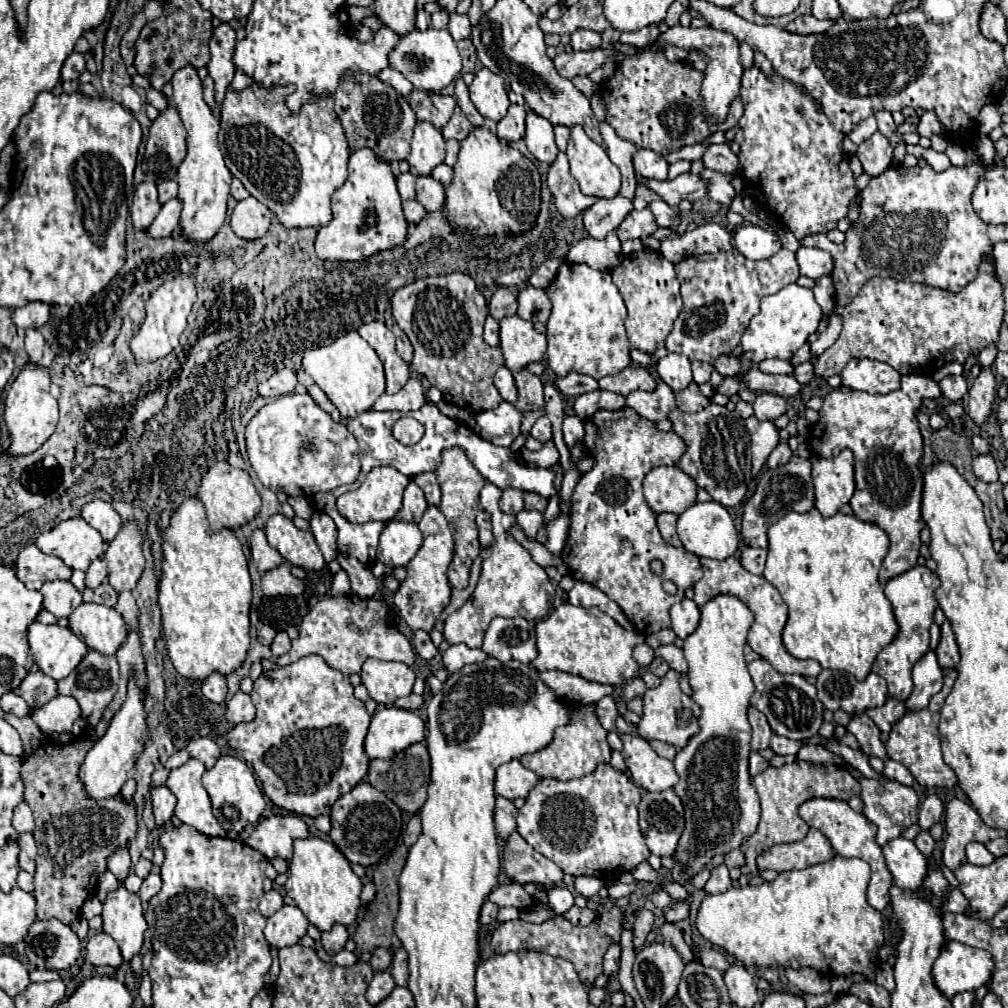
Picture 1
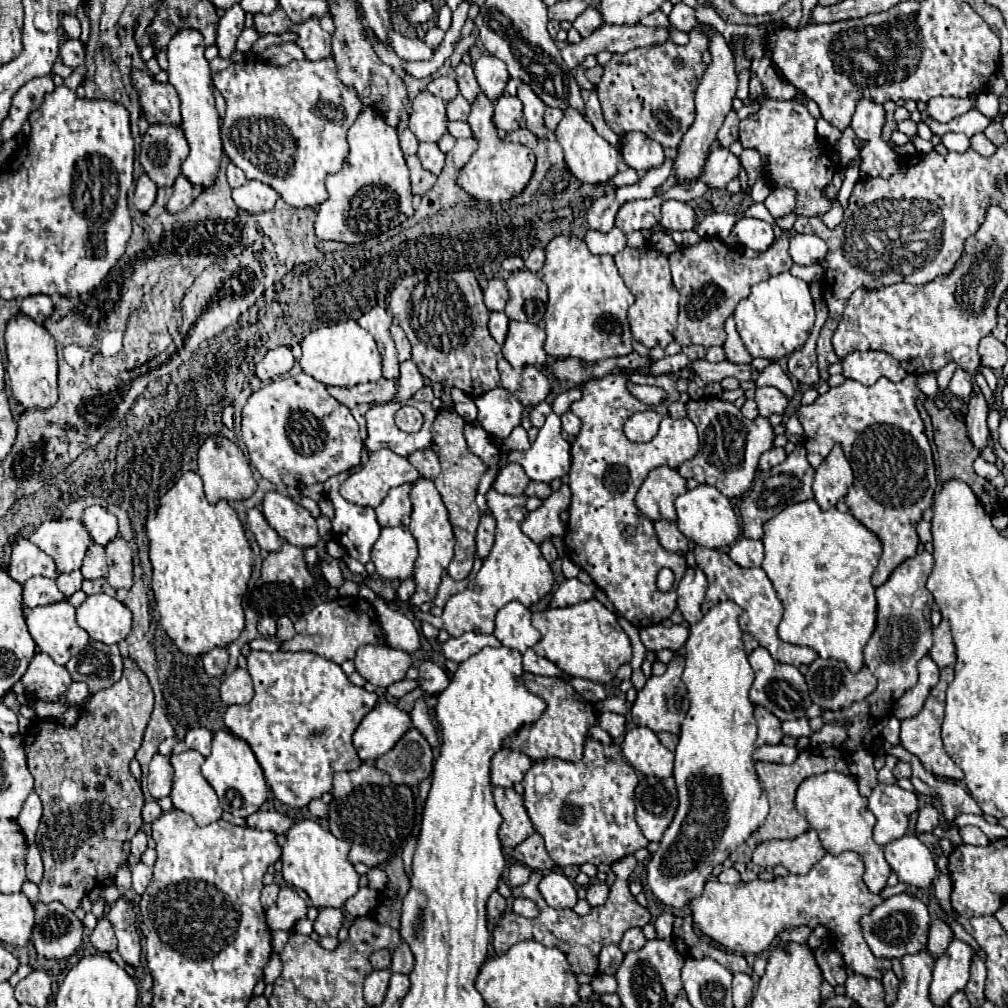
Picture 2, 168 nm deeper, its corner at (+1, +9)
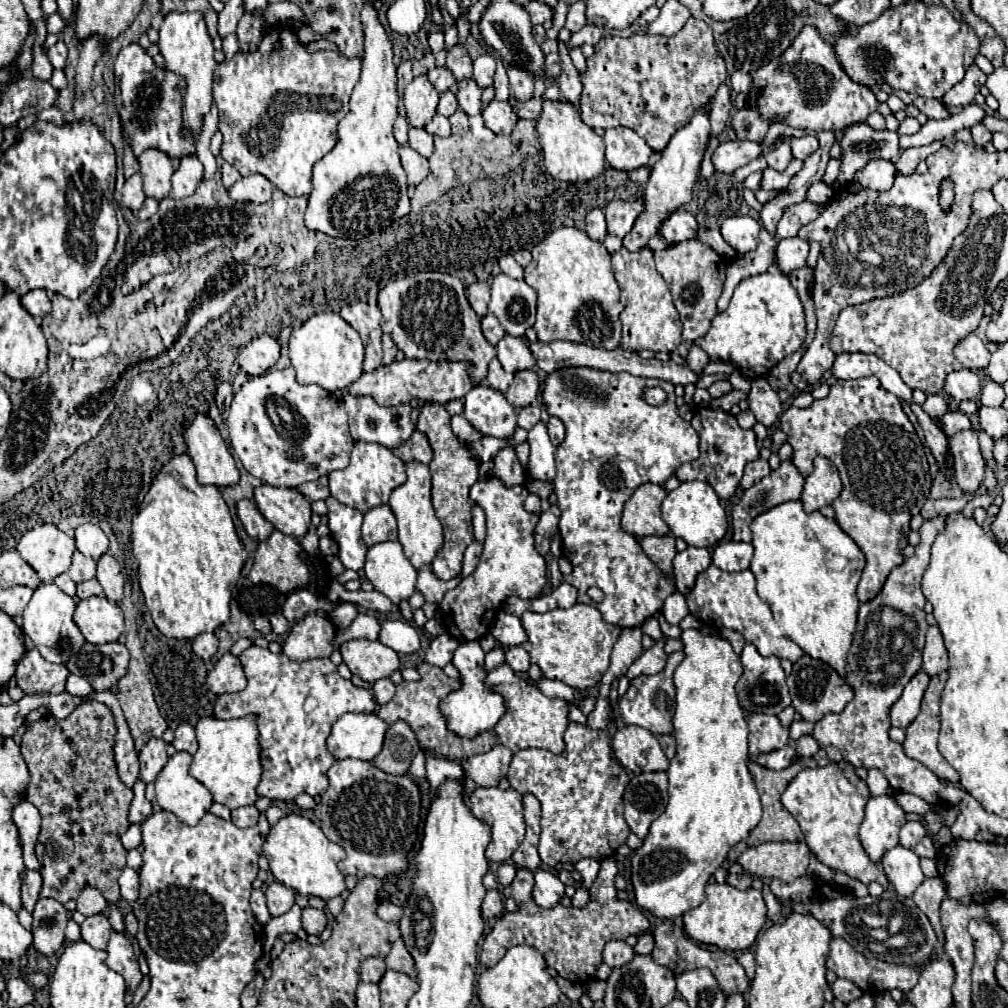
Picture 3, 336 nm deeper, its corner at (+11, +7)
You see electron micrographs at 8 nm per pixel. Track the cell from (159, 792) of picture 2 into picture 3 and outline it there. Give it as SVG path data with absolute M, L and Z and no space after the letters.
M152 737L152 741L148 741L144 745L144 749L138 753L140 757L140 777L150 783L156 779L158 771L166 765L168 755L166 755L166 743L160 737Z

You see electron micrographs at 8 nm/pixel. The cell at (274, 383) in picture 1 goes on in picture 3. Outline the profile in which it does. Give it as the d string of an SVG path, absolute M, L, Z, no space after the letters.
M262 335L252 339L242 353L238 355L238 363L240 367L248 373L248 375L262 375L266 373L280 357L280 345L274 337L270 335Z

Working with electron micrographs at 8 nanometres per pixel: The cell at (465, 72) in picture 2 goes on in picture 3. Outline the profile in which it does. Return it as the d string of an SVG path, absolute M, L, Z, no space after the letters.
M454 45L452 49L448 49L446 67L454 73L456 81L464 77L472 77L472 59L468 55L468 49L464 45Z

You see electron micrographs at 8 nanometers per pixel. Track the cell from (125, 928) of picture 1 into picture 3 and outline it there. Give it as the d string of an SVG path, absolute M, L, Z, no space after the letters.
M112 931L110 935L110 943L108 943L108 957L106 957L106 965L120 973L126 981L126 987L130 989L130 993L134 993L142 981L142 973L138 969L138 959L134 955L134 949L128 941L126 935Z

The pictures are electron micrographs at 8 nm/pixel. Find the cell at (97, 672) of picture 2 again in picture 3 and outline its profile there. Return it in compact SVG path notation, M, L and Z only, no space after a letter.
M84 643L80 653L68 661L68 669L74 675L86 677L96 691L106 691L116 685L128 671L130 653L122 643L92 645Z

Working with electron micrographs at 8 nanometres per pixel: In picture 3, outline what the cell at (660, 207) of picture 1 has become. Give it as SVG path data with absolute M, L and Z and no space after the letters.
M678 209L674 211L660 227L660 235L668 241L668 243L680 243L686 239L696 237L698 233L698 223L694 219L694 215L690 215L686 209Z

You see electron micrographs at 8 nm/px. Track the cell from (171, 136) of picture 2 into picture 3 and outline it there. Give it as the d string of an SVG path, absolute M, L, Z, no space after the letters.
M148 149L138 157L140 173L144 177L144 193L146 197L152 197L156 201L162 201L168 197L172 183L170 177L174 173L174 161L156 149Z

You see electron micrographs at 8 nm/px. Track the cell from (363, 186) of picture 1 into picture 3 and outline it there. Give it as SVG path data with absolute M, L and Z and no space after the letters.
M372 3L364 5L362 21L362 77L354 87L348 115L338 123L336 147L314 165L312 193L308 197L306 209L308 229L342 239L362 239L410 213L406 173L398 157L400 145L392 135L392 125L396 121L396 109L400 101L392 45L378 21L378 13Z

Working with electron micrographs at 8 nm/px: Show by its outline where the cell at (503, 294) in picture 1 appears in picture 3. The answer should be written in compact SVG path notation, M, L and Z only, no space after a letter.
M472 283L466 287L466 297L470 301L470 307L478 317L484 317L488 313L486 305L490 301L490 285L488 283Z

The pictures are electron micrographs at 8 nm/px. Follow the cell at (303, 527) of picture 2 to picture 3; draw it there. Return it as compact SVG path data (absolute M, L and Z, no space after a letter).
M260 485L254 489L260 513L284 535L300 539L310 527L310 501L298 489Z

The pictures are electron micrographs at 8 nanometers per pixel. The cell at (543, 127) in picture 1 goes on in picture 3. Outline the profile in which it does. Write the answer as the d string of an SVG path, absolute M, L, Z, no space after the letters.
M506 65L508 77L510 77L510 89L512 95L520 101L528 101L532 97L532 87L534 87L534 77L532 73L524 69L516 69L514 65Z

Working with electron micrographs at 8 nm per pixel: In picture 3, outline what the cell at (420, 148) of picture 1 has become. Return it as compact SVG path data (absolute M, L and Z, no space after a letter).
M428 75L414 77L404 89L406 119L412 127L426 127L436 113L440 93L428 81Z

